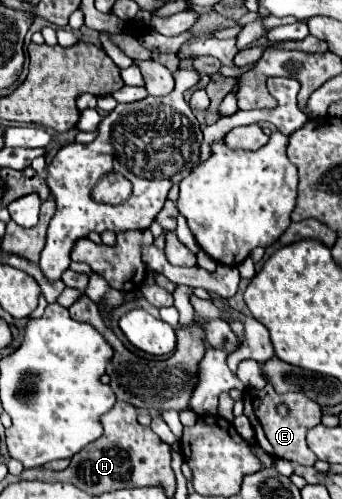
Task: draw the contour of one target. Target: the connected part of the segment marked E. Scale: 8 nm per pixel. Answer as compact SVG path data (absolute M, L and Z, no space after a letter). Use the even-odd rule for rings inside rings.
M266 383L264 389L246 389L244 393L244 415L252 419L254 431L256 431L256 441L262 445L262 449L280 459L288 459L300 465L314 465L318 457L310 451L306 445L306 431L312 429L322 421L322 407L314 403L306 395L298 393L286 393L278 395L270 383ZM278 405L286 405L288 415L278 413Z

